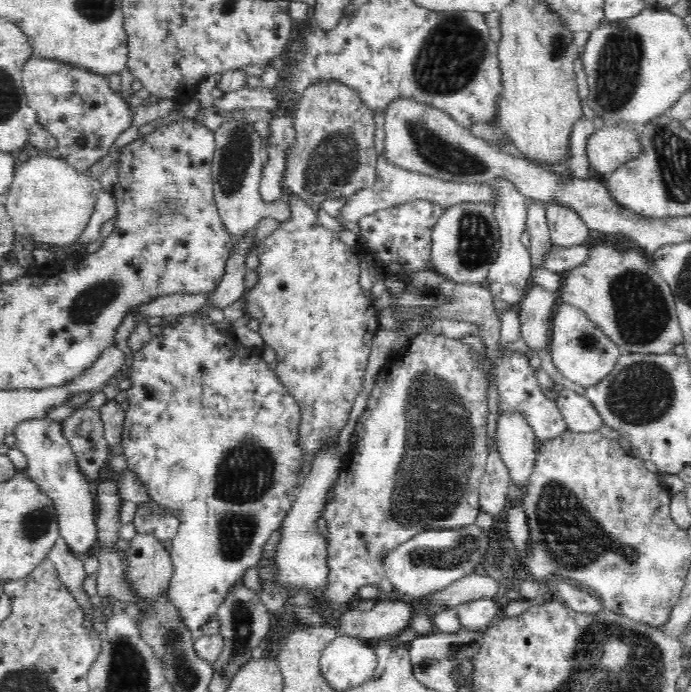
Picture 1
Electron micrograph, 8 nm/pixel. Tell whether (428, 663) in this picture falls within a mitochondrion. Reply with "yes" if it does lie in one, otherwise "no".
yes

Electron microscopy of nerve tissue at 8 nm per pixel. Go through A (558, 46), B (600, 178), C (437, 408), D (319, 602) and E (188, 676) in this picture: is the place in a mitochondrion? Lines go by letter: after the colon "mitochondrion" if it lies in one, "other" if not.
A: mitochondrion
B: other
C: mitochondrion
D: other
E: mitochondrion

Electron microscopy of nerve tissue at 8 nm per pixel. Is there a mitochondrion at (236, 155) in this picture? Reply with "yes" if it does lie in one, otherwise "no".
yes

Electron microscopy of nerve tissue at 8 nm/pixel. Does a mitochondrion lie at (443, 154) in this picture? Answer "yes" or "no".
yes

